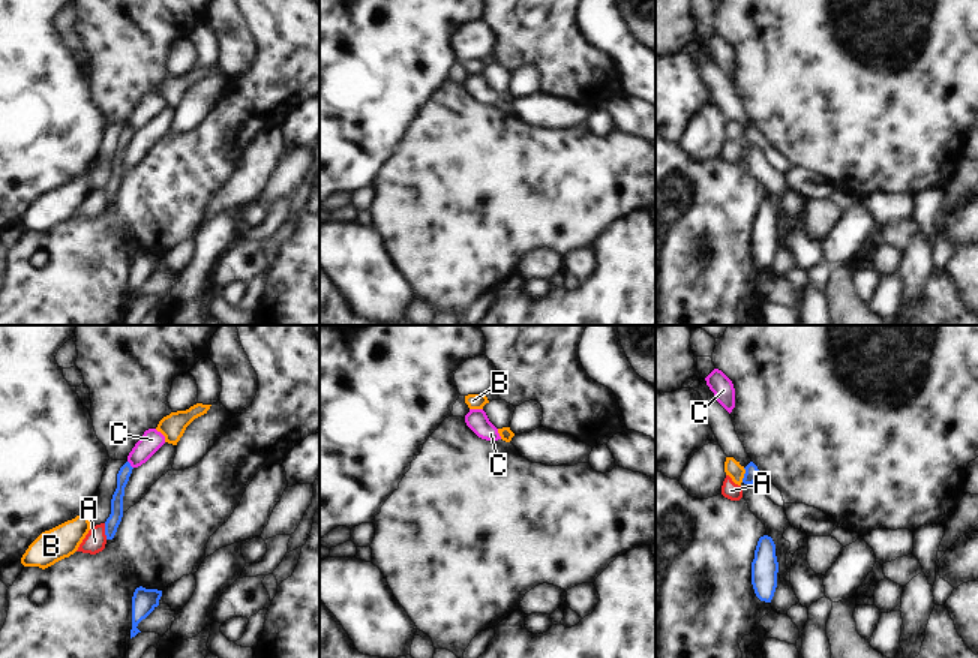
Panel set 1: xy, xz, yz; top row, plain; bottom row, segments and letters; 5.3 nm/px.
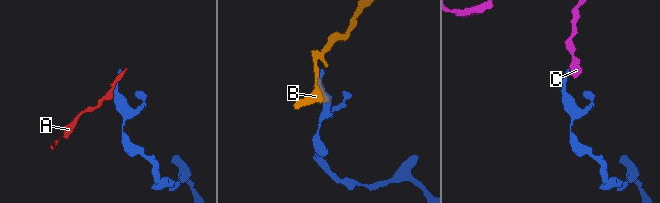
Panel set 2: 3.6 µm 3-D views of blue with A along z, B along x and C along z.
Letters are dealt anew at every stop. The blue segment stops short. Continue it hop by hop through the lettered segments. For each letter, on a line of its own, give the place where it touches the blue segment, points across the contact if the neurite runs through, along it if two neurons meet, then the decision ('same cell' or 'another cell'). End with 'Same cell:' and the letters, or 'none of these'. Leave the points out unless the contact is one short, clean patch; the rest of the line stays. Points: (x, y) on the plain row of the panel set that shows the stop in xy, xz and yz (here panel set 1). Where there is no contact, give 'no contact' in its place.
A: xy (105, 195) | along xy (104, 188), (107, 203) | another cell
B: yz (744, 140) | along yz (744, 132), (741, 146) | another cell
C: xy (129, 129) | along xy (128, 125), (132, 132) | another cell
Same cell: none of these

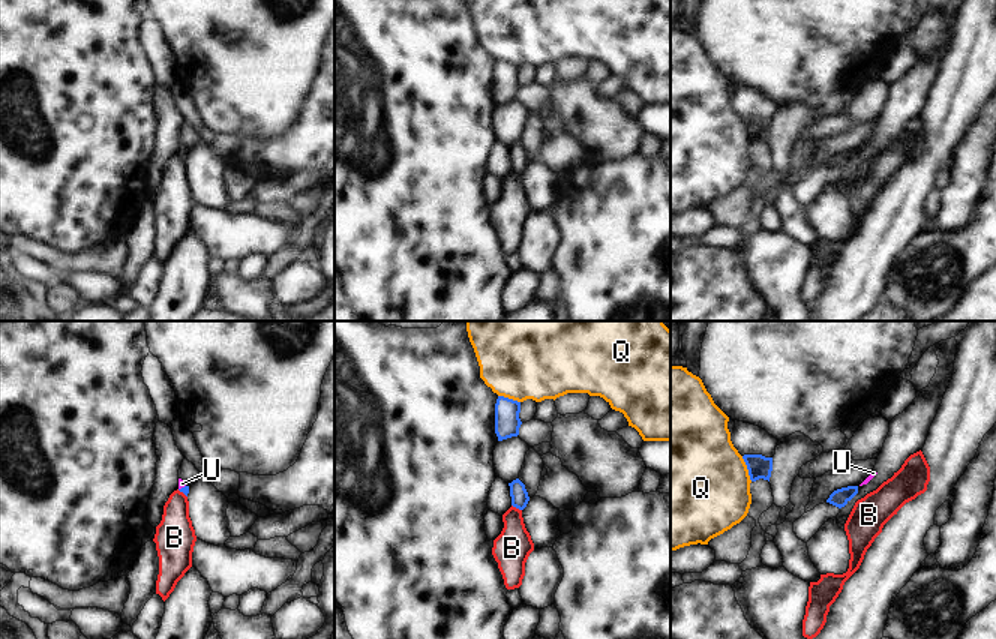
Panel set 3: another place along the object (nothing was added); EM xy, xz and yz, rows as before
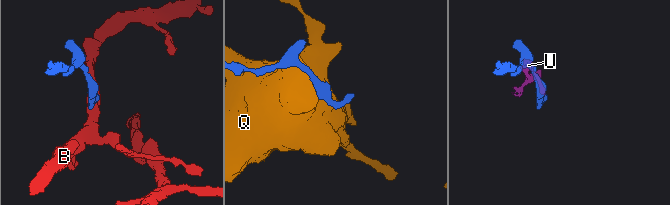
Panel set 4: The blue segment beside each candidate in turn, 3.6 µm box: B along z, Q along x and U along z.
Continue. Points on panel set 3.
B: xz (516, 171) | along xz (512, 168), (521, 174) | another cell
Q: yz (747, 132) | another cell
U: xy (182, 152) | across xy (185, 153), (182, 152), (182, 147) | same cell
Same cell: U

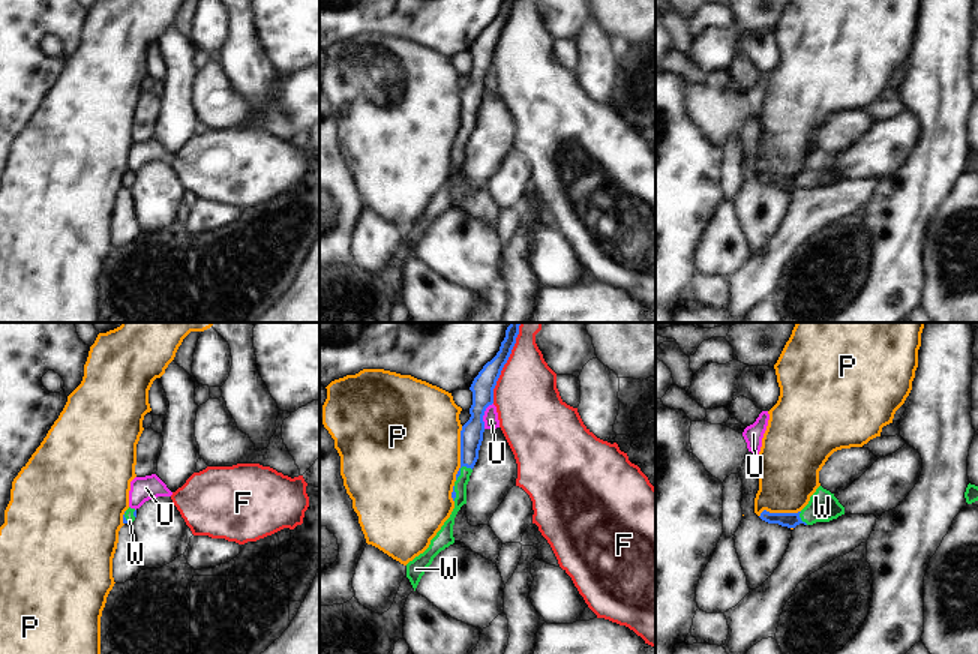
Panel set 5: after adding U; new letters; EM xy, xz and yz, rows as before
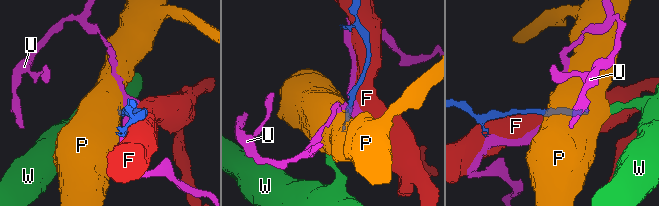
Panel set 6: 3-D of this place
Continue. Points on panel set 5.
F: xz (501, 33) | another cell
P: xz (461, 117) | along xz (462, 90), (461, 131), (455, 143) | another cell
U: xz (483, 78) | along xz (492, 66), (485, 75), (483, 92) | another cell
W: xz (459, 134) | across xz (471, 99), (468, 125), (459, 134), (462, 144) | same cell
Same cell: W

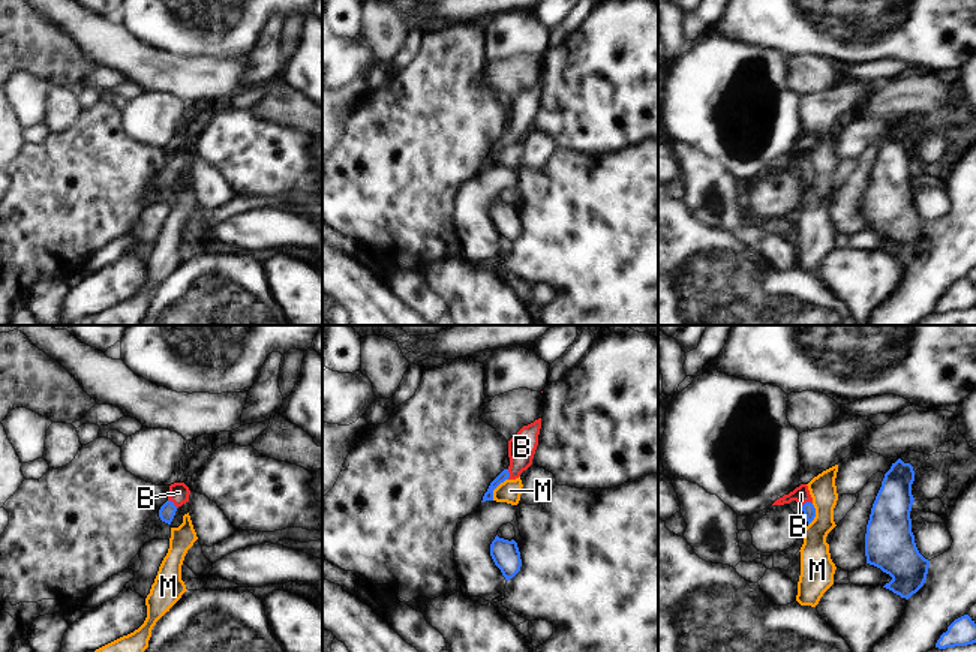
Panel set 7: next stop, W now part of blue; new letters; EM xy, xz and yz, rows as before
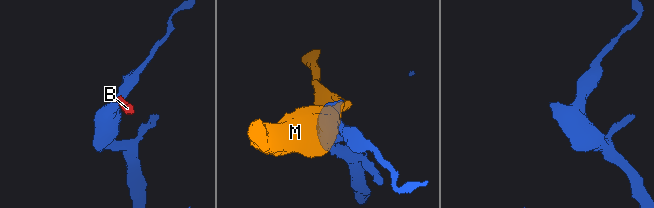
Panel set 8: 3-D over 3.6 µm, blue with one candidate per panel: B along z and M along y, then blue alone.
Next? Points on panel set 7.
B: xy (173, 167) | across xy (167, 176), (173, 167), (179, 156) | same cell
M: xz (495, 152) | along xz (507, 143), (493, 155), (492, 164) | another cell
Same cell: B

